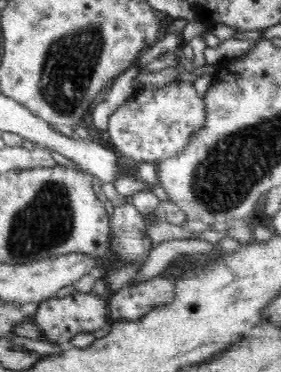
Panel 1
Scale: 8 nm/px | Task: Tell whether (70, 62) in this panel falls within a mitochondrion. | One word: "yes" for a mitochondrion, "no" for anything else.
yes

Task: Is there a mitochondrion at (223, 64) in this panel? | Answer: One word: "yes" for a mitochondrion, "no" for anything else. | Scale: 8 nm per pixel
no

